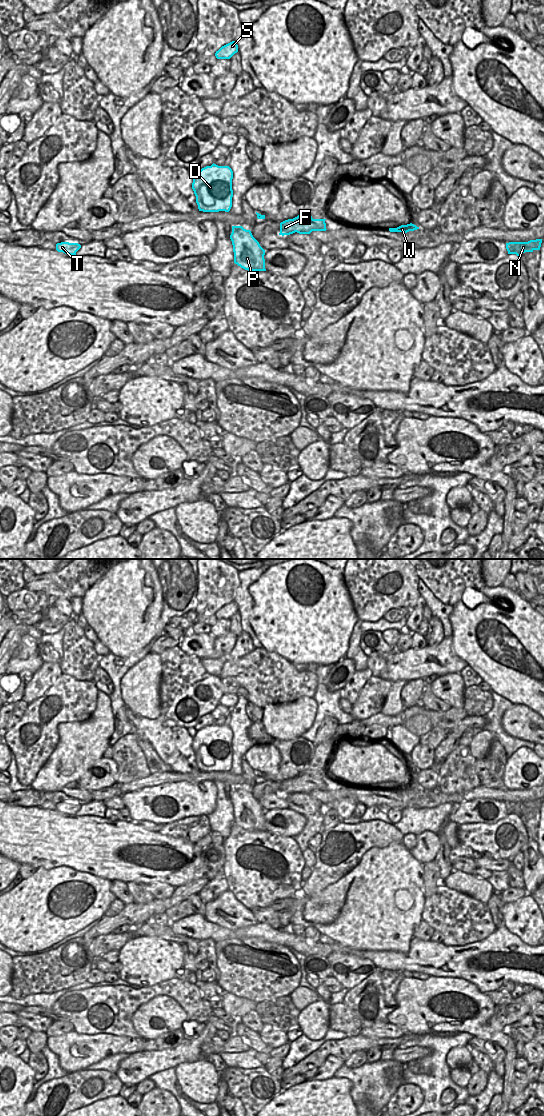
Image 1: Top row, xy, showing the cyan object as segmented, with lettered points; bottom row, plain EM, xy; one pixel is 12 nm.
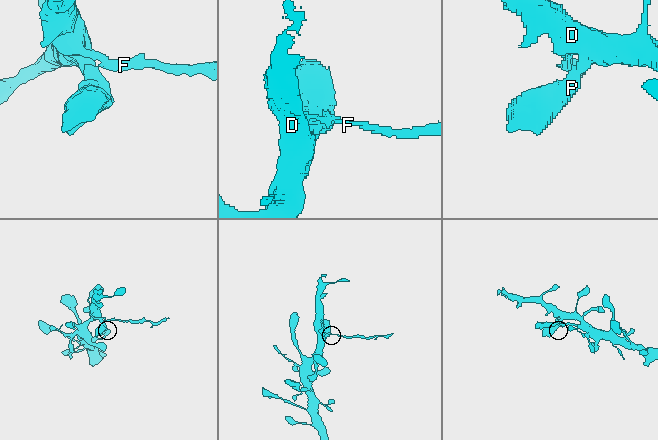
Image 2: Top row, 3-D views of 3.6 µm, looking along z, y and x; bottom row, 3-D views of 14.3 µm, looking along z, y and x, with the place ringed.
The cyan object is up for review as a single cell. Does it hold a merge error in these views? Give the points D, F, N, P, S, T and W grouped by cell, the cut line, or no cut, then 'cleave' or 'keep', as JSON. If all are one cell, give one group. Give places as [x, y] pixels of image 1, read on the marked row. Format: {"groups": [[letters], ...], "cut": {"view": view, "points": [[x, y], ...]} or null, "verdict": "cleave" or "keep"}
{"groups": [["D", "F", "P", "S", "T"], ["N", "W"]], "cut": {"view": "xy", "points": [[315, 219], [314, 225], [317, 230]]}, "verdict": "cleave"}

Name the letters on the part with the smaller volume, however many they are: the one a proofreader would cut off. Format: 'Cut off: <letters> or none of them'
Cut off: N, W

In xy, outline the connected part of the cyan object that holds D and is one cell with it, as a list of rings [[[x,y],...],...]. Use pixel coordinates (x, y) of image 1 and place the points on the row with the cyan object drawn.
[[[212,164],[197,171],[192,189],[199,211],[229,212],[232,207],[233,171],[229,166]]]

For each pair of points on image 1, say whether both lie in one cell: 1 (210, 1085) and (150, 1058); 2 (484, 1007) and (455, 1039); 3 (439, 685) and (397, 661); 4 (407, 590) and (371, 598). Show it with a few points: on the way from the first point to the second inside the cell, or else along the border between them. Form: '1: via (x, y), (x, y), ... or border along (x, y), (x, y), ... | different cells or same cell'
1: border along (197, 1060), (182, 1062), (175, 1068) | different cells
2: border along (454, 1032), (468, 1032), (474, 1036) | different cells
3: border along (459, 673), (447, 673), (437, 677) | different cells
4: via (398, 590), (392, 595), (380, 596) | same cell

